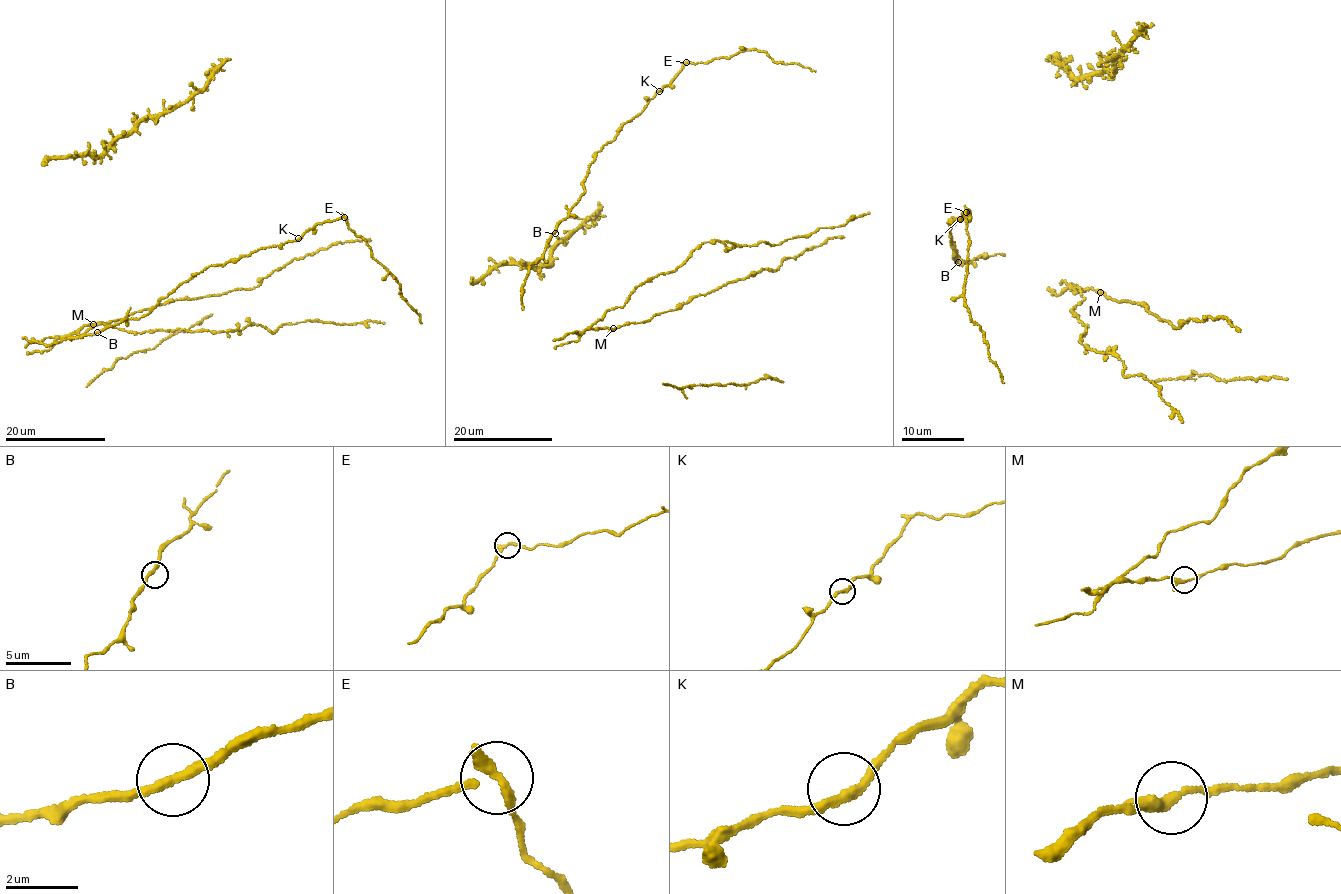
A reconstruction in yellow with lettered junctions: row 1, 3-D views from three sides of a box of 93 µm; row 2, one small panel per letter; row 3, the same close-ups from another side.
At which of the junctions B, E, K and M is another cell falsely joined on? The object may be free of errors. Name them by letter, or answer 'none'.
E

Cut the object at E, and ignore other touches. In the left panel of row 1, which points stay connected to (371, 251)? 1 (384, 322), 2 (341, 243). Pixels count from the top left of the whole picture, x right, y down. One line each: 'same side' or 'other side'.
1: other side
2: other side

